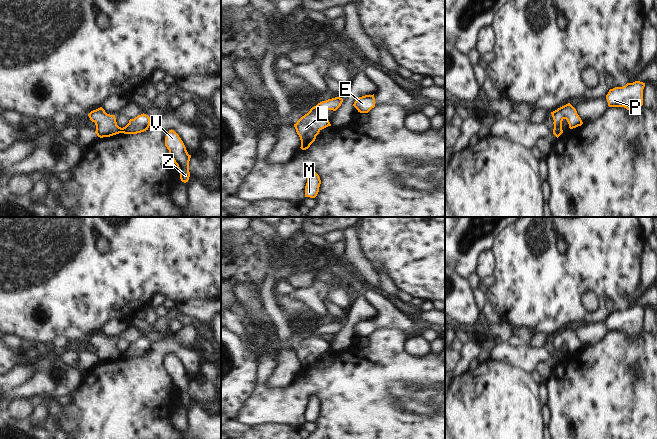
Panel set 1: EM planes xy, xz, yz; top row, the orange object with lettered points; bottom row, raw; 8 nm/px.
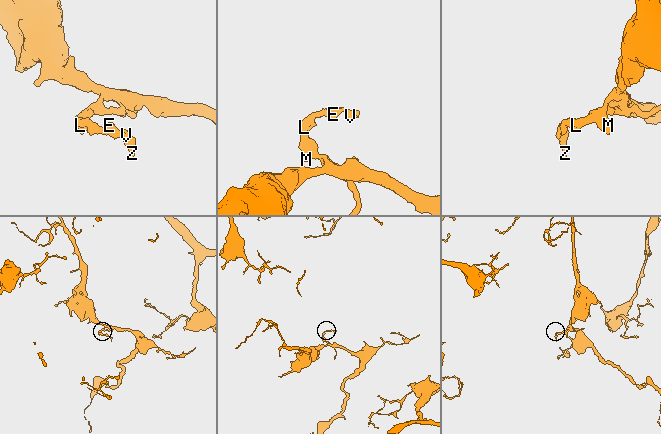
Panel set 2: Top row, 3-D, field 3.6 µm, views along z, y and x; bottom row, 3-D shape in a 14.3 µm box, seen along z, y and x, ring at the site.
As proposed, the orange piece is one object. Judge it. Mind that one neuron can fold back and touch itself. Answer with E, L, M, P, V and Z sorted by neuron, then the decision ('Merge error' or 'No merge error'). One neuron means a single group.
Groups: E L M P V Z. No merge error.

